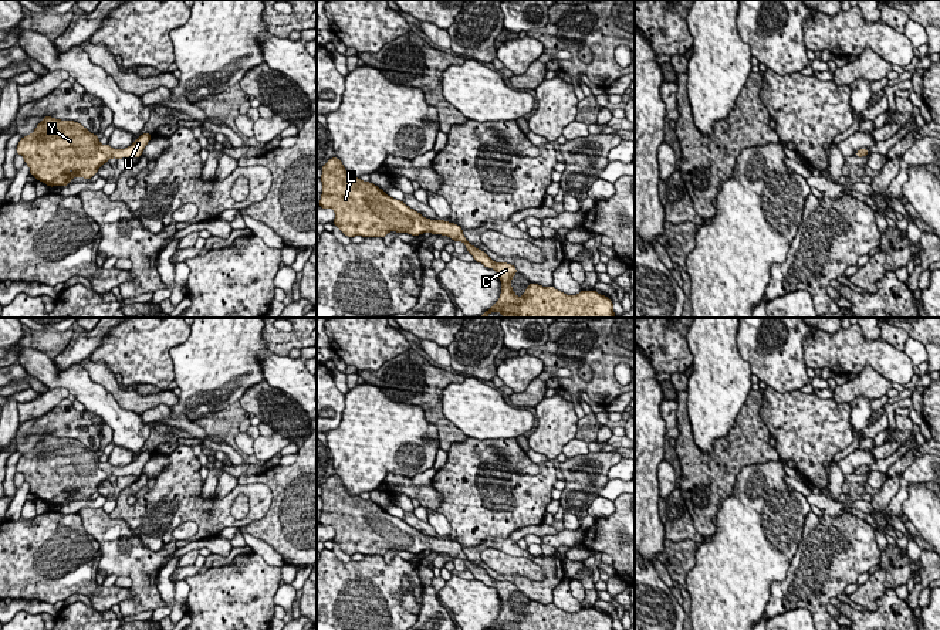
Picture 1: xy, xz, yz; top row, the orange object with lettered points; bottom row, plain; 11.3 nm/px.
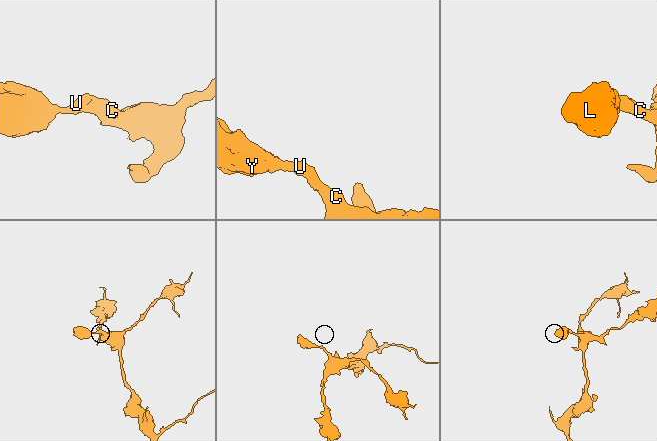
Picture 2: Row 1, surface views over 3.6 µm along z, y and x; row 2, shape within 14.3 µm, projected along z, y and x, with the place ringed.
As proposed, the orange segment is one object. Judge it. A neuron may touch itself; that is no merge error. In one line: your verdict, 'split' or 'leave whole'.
leave whole

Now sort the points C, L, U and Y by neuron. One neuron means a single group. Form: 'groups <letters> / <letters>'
groups C L U Y

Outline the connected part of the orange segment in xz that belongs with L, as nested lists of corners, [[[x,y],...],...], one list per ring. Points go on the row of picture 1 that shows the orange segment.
[[[335,156],[331,158],[322,167],[322,194],[319,200],[319,209],[332,209],[335,211],[334,226],[337,226],[345,236],[355,237],[382,237],[390,231],[408,233],[410,236],[420,236],[423,233],[443,234],[453,241],[463,241],[467,253],[470,253],[474,261],[481,262],[487,268],[497,271],[501,281],[501,294],[498,301],[480,316],[487,318],[491,312],[501,312],[503,318],[616,318],[613,314],[613,302],[605,295],[596,291],[581,291],[576,295],[567,295],[554,288],[554,285],[542,287],[530,282],[523,297],[517,297],[511,288],[511,278],[518,272],[515,265],[507,262],[493,261],[483,250],[471,245],[459,224],[449,223],[446,220],[430,220],[415,211],[403,201],[388,196],[382,189],[371,182],[362,182],[359,177],[349,177],[342,162]]]

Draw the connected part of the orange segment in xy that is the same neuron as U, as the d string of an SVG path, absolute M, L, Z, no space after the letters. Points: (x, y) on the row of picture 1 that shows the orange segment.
M44 116L33 133L23 136L16 148L16 153L24 158L30 167L30 175L50 187L68 186L74 177L89 180L98 173L98 169L109 162L111 158L141 158L152 133L141 133L133 143L125 149L114 149L108 143L101 145L99 138L75 121L61 121Z

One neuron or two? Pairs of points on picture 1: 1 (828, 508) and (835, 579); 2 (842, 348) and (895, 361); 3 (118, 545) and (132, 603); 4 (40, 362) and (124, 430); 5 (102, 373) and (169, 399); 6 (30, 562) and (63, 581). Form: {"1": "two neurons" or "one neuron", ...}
{"1": "two neurons", "2": "one neuron", "3": "one neuron", "4": "one neuron", "5": "one neuron", "6": "one neuron"}

